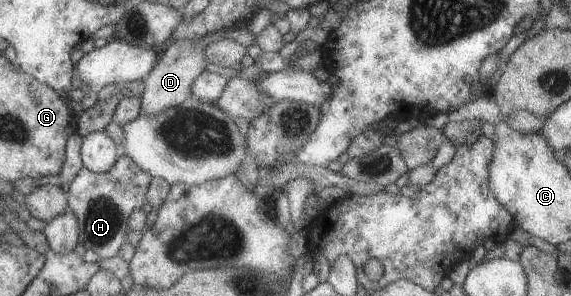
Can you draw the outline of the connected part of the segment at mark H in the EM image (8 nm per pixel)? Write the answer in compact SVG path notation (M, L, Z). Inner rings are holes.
M118 154L115 164L104 173L97 174L82 166L71 179L70 185L68 185L68 192L66 193L67 207L77 219L79 243L81 243L85 249L94 251L100 259L116 256L120 245L126 241L125 236L128 231L127 221L129 215L134 210L138 210L145 202L145 195L151 178L151 175L142 171L142 169L132 161L131 157L121 154Z

